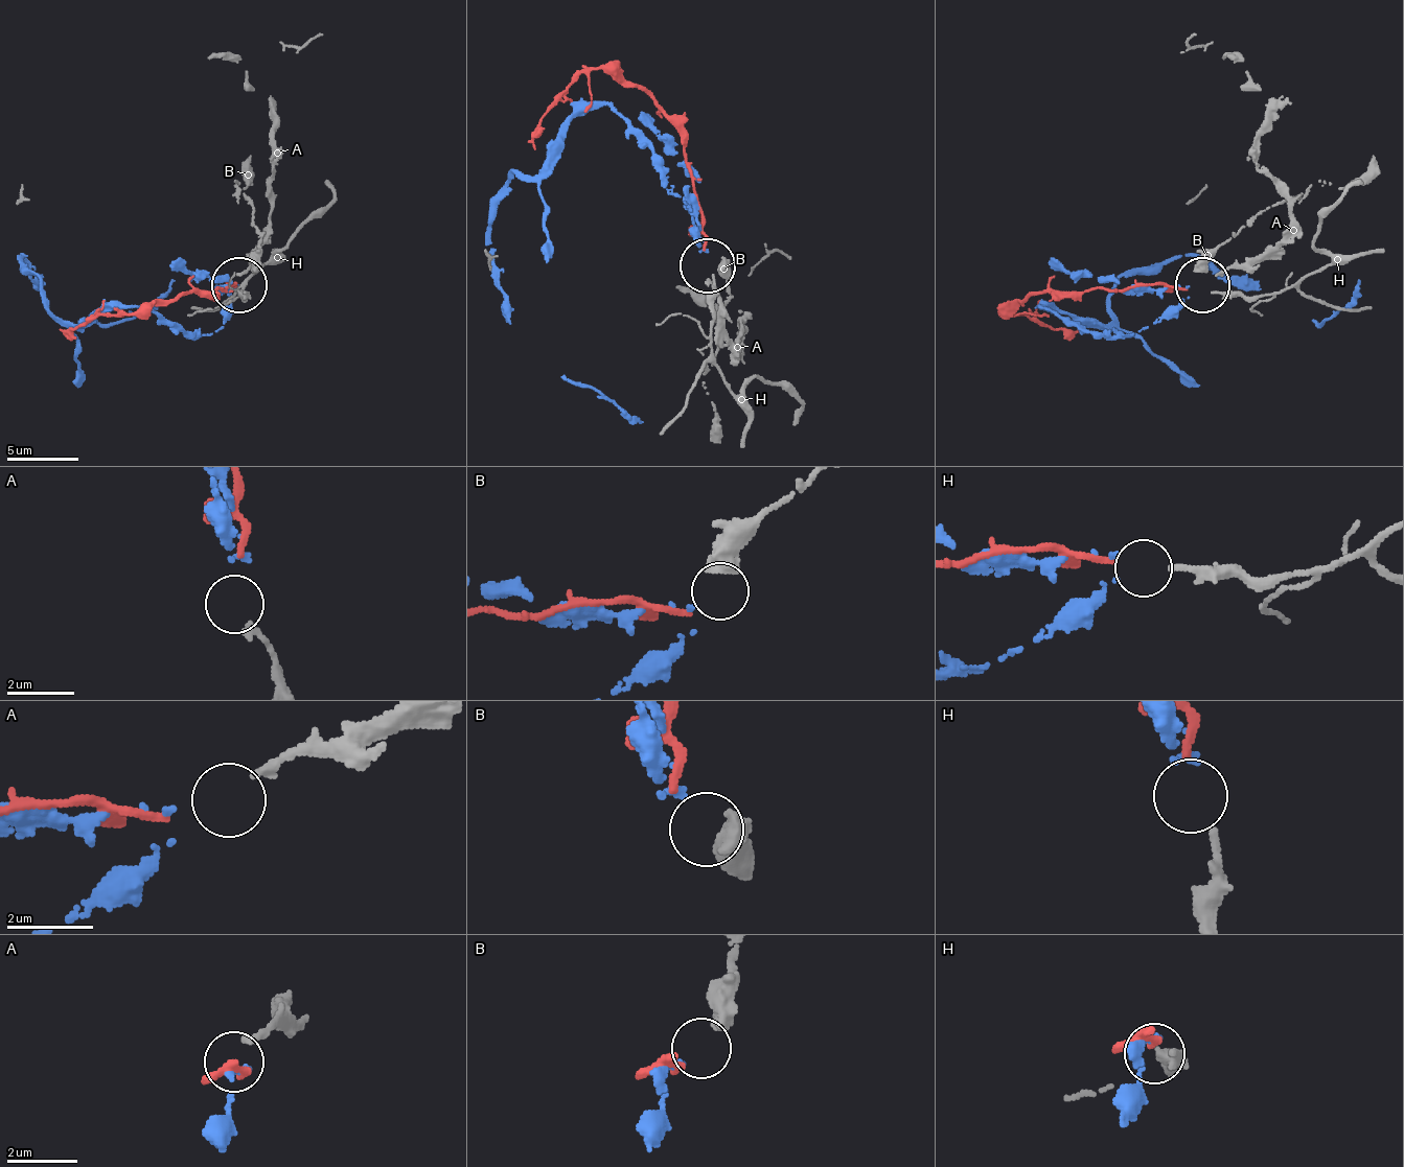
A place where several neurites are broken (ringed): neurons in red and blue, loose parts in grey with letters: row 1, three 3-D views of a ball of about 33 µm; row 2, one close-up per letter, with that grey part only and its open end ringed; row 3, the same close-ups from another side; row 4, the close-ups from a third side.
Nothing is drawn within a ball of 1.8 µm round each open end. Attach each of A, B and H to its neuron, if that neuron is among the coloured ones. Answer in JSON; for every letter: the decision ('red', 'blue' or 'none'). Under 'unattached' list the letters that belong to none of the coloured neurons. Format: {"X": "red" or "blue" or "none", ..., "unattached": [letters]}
{"A": "none", "B": "blue", "H": "red", "unattached": ["A"]}

